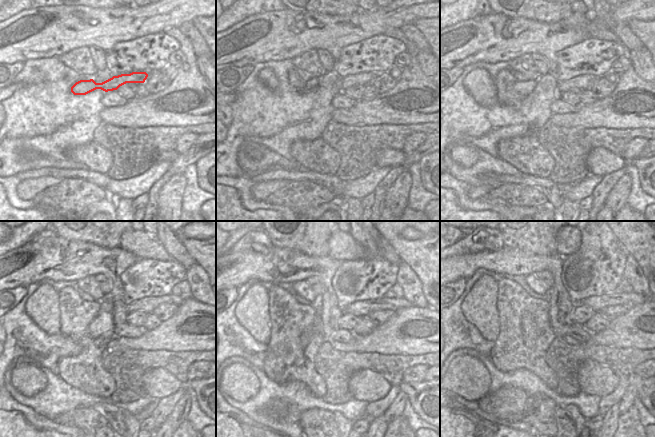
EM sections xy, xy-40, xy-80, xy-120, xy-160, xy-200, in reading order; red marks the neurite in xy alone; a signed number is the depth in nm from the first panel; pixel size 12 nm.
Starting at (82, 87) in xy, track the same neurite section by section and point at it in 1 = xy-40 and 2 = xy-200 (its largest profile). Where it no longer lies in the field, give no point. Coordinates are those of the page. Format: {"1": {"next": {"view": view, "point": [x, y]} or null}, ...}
{"1": {"next": {"view": "xy-40", "point": [364, 78]}}, "2": {"next": {"view": "xy-200", "point": [597, 303]}}}

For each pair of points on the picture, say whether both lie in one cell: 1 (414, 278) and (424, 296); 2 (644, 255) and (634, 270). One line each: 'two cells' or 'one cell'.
1: one cell
2: two cells

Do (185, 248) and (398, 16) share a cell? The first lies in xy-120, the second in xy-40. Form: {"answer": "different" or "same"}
{"answer": "different"}

